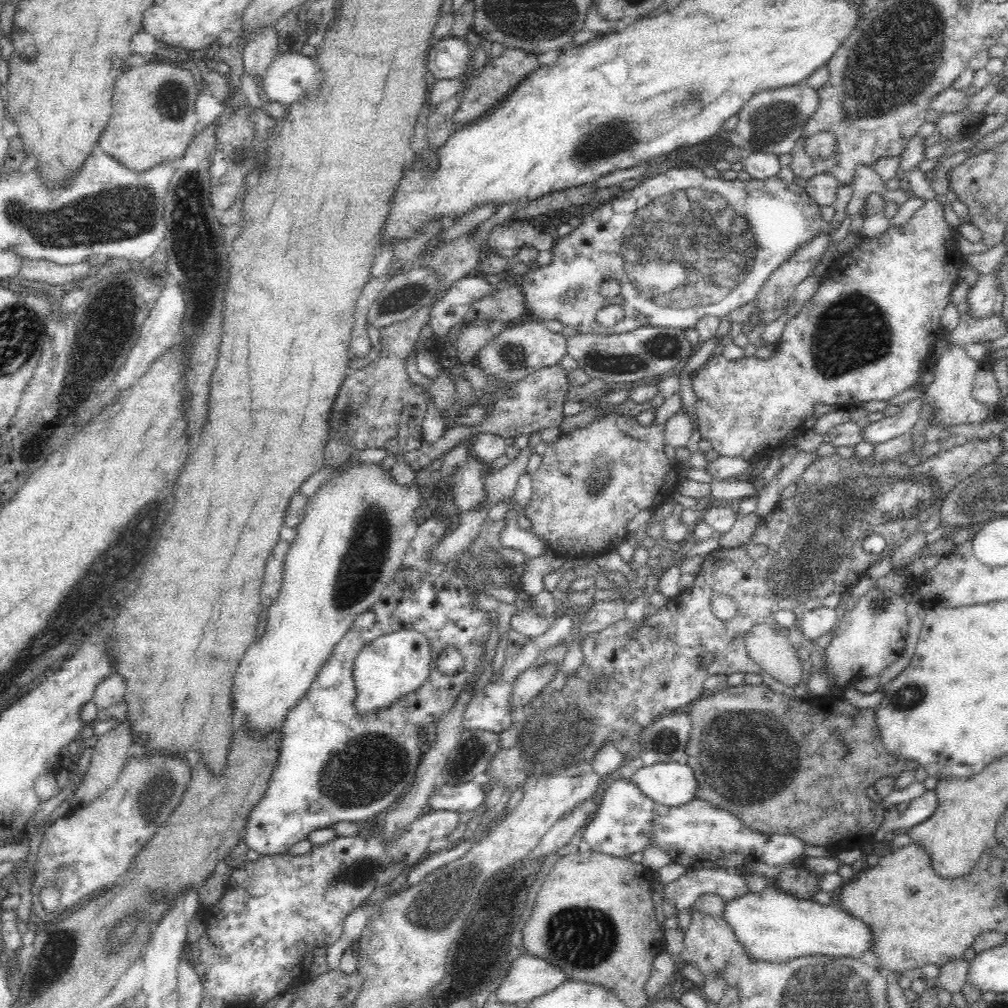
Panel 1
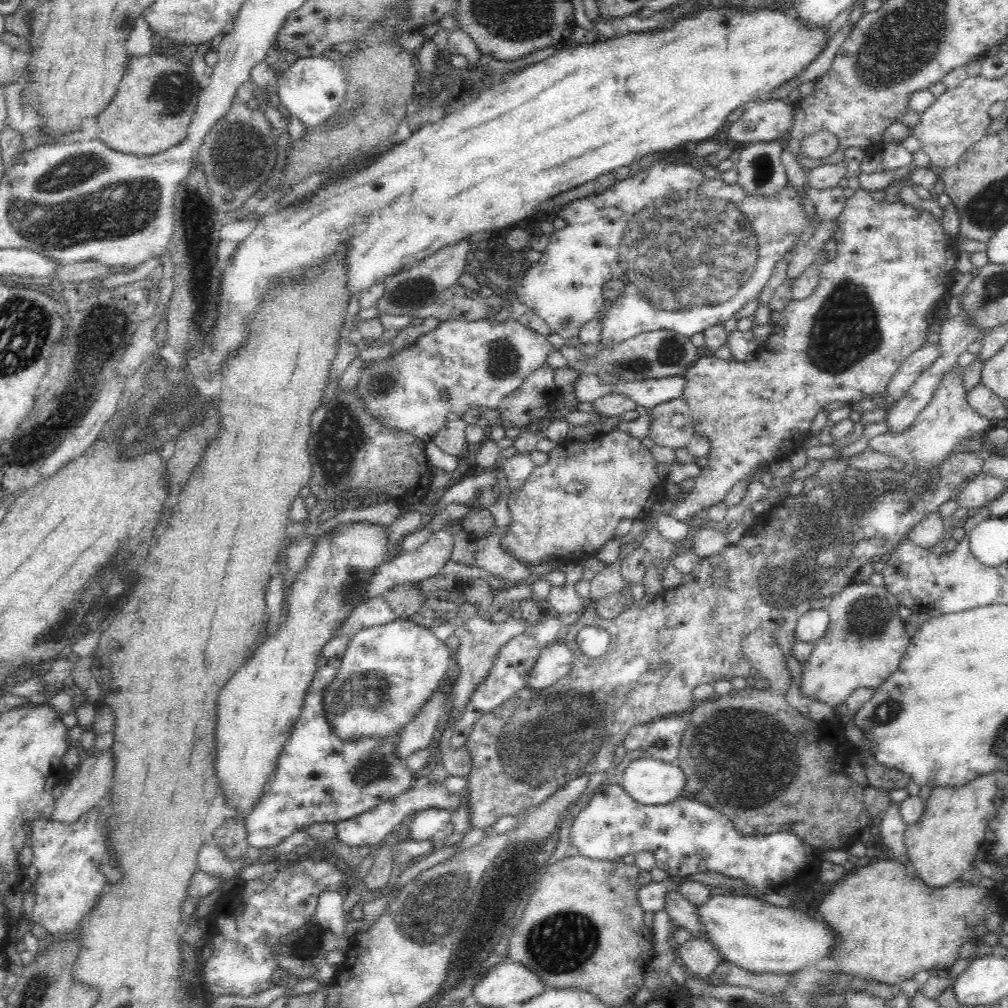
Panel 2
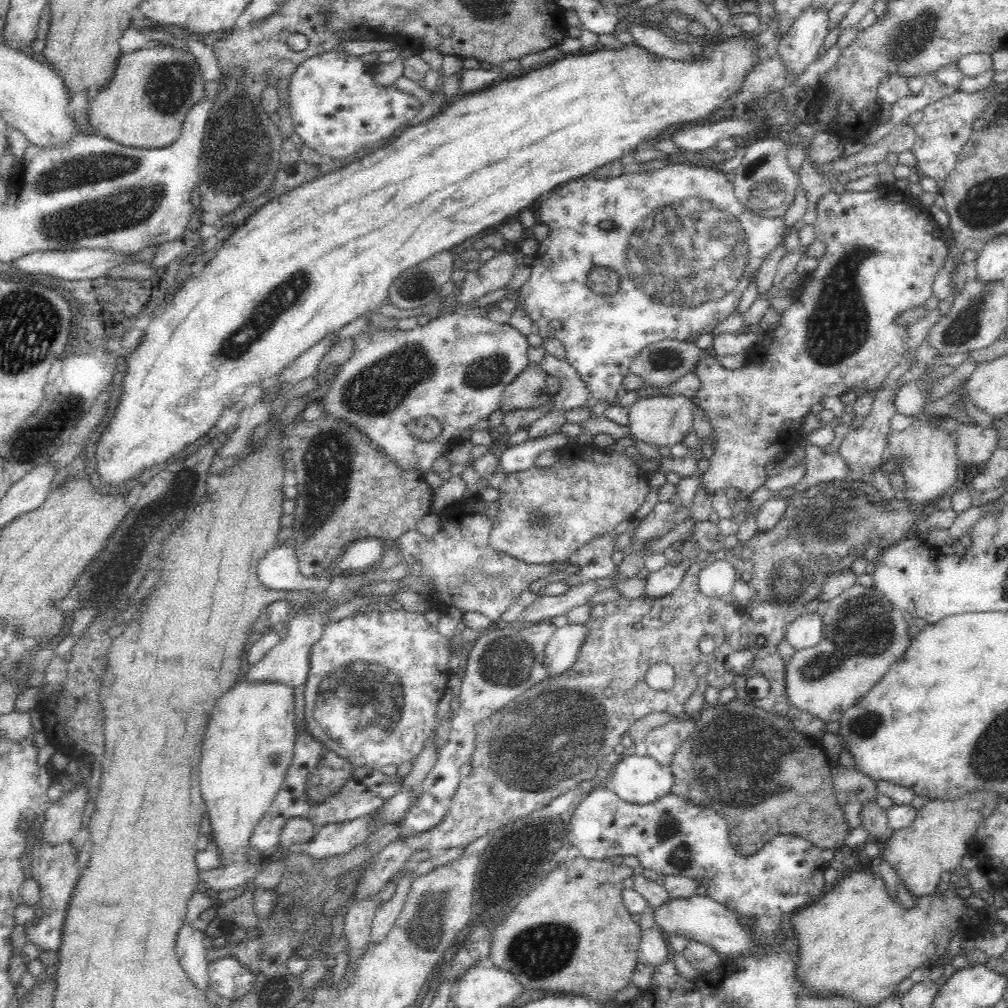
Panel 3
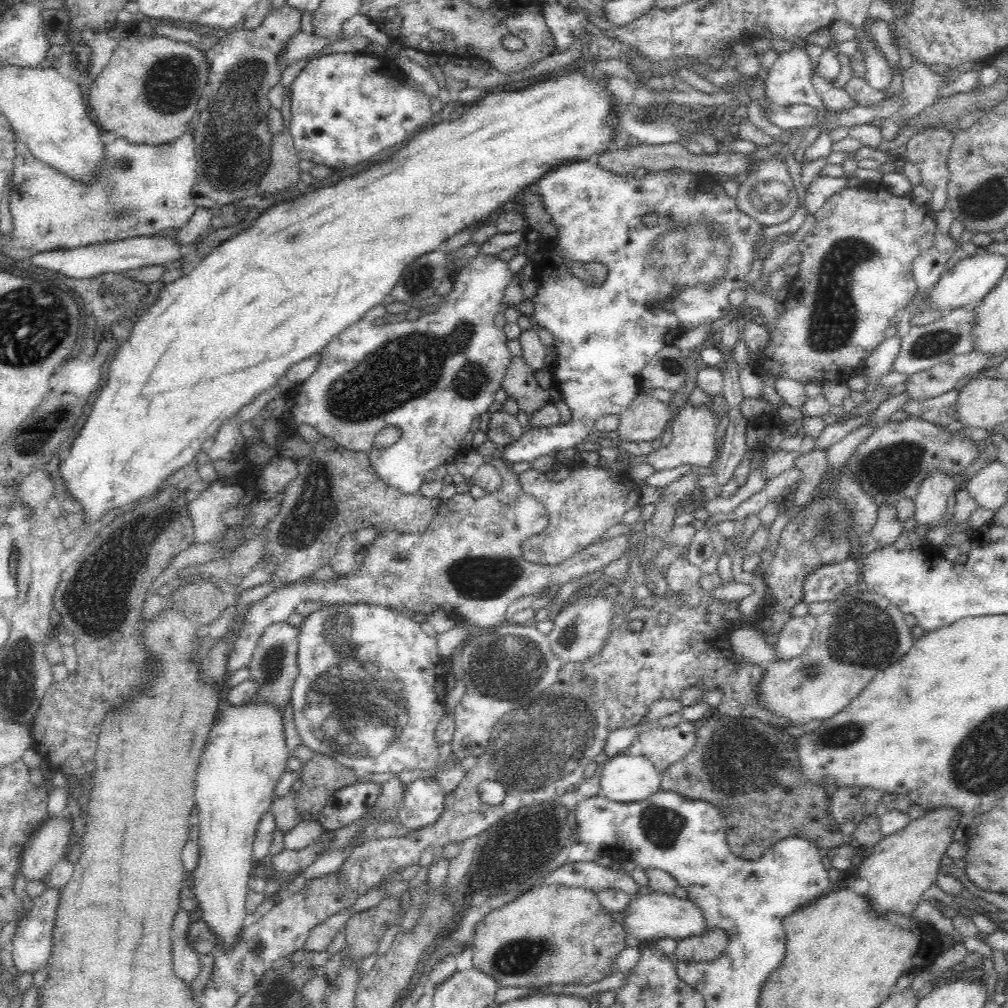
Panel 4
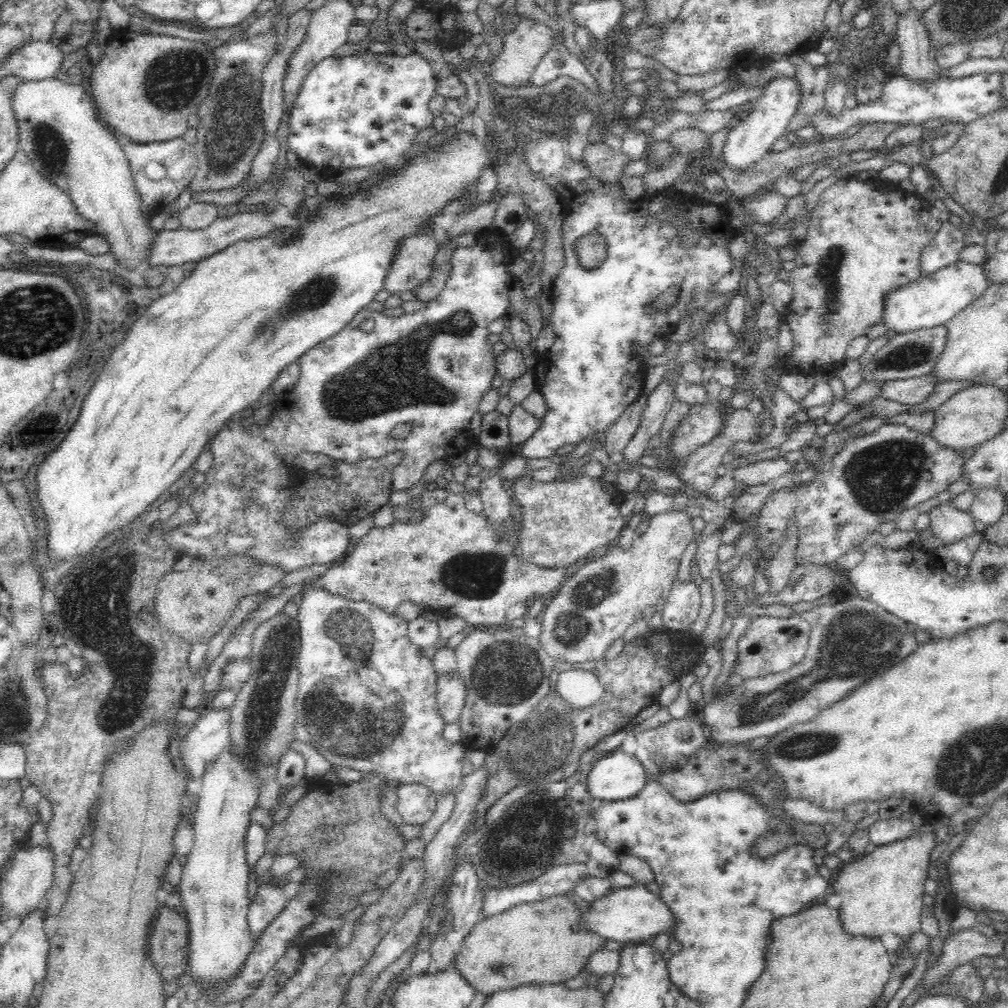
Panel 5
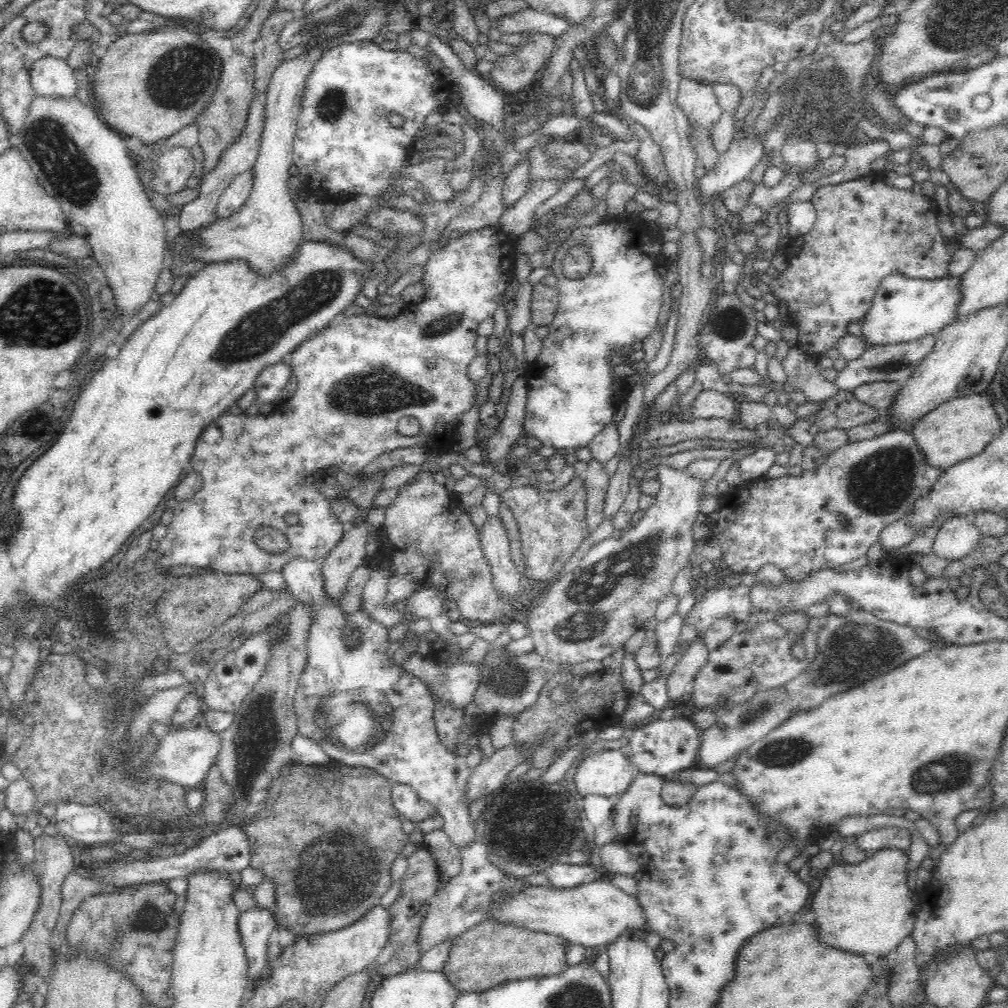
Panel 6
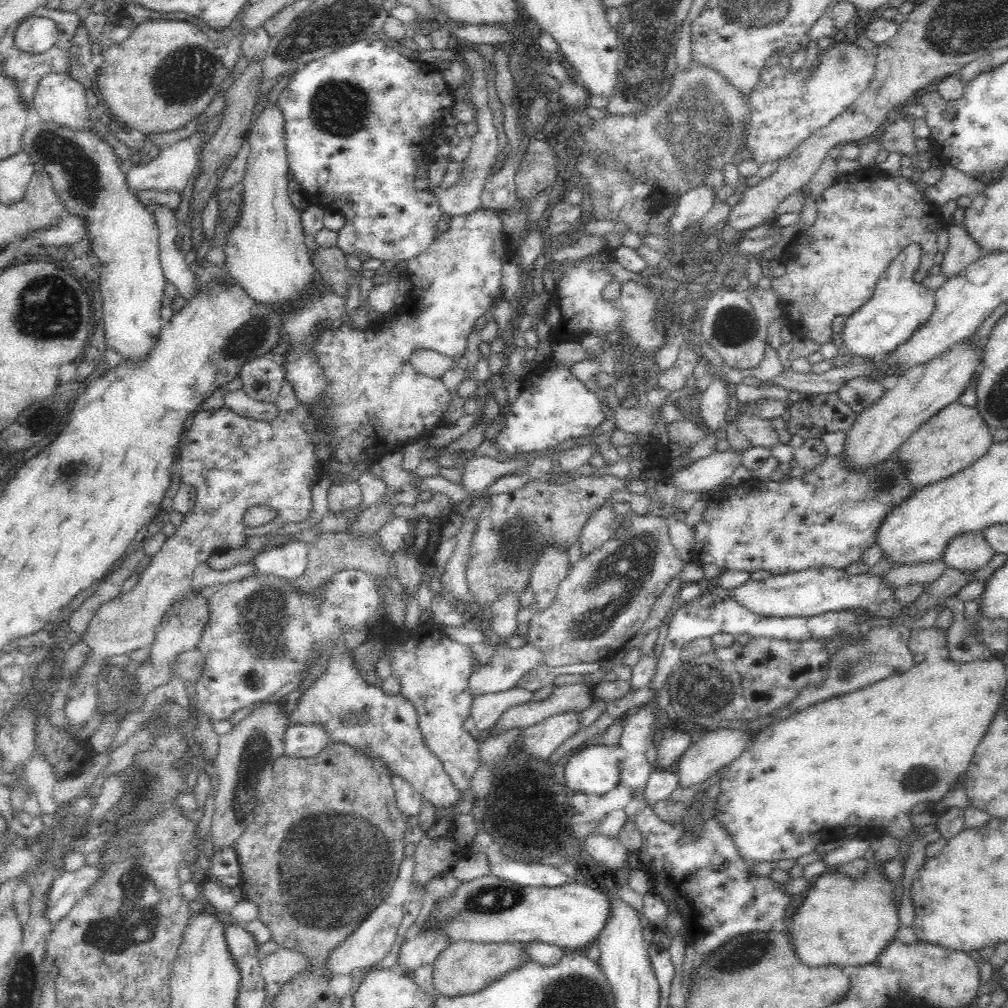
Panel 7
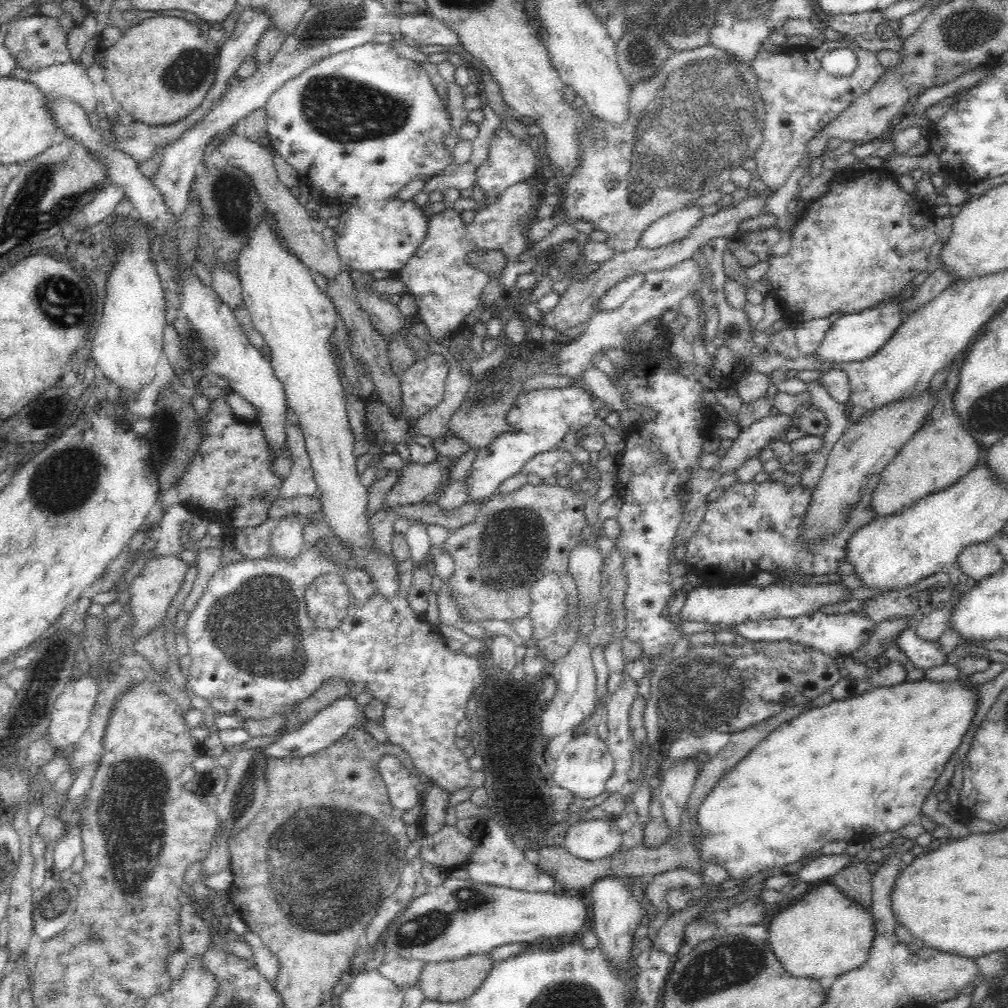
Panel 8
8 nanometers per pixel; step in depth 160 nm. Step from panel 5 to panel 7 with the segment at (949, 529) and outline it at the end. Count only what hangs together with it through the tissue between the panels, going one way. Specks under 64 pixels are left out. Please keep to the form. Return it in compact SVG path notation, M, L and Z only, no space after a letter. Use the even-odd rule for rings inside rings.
M968 532L956 536L944 550L943 562L961 572L976 572L987 566L995 556L983 532Z

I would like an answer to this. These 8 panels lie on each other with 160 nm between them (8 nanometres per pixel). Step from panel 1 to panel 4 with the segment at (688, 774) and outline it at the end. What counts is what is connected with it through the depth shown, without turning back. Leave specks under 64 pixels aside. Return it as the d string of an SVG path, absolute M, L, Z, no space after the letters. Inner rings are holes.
M628 752L606 758L599 780L599 794L616 802L634 803L644 800L660 789L660 774L652 762L642 755L634 756Z

